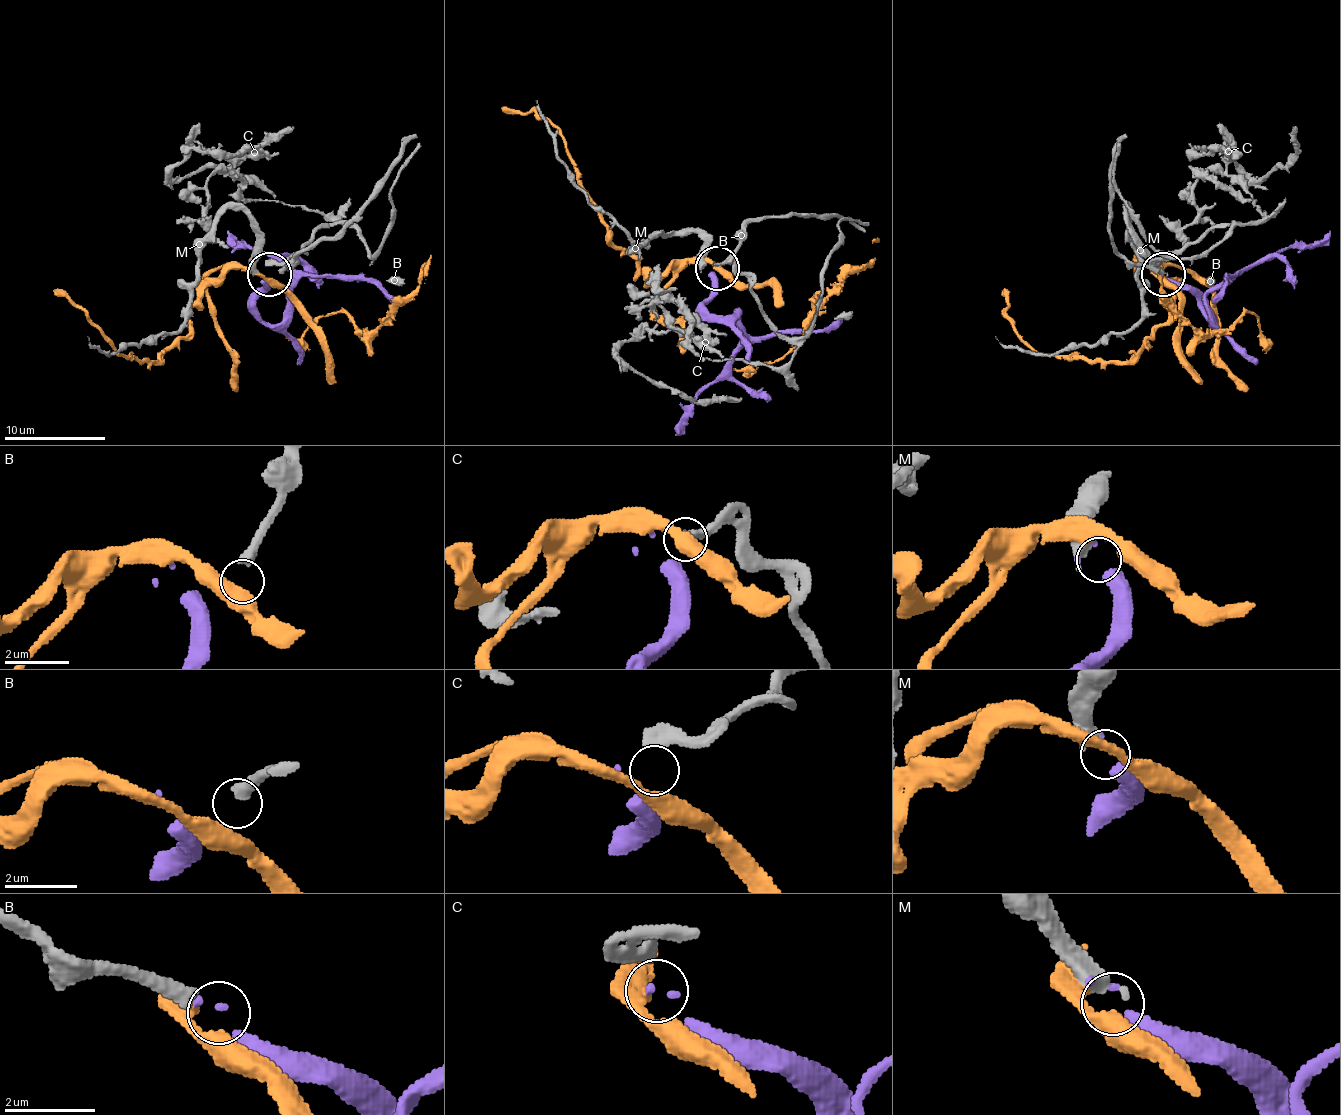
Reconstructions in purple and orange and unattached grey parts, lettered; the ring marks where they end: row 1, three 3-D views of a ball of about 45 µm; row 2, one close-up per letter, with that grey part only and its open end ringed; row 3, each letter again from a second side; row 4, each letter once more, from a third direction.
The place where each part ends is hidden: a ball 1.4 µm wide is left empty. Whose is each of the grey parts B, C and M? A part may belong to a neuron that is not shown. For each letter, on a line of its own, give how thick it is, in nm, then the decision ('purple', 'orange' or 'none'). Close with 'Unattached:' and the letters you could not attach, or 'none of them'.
B: 360 nm | none
C: 320 nm | none
M: 480 nm | purple
Unattached: B, C

